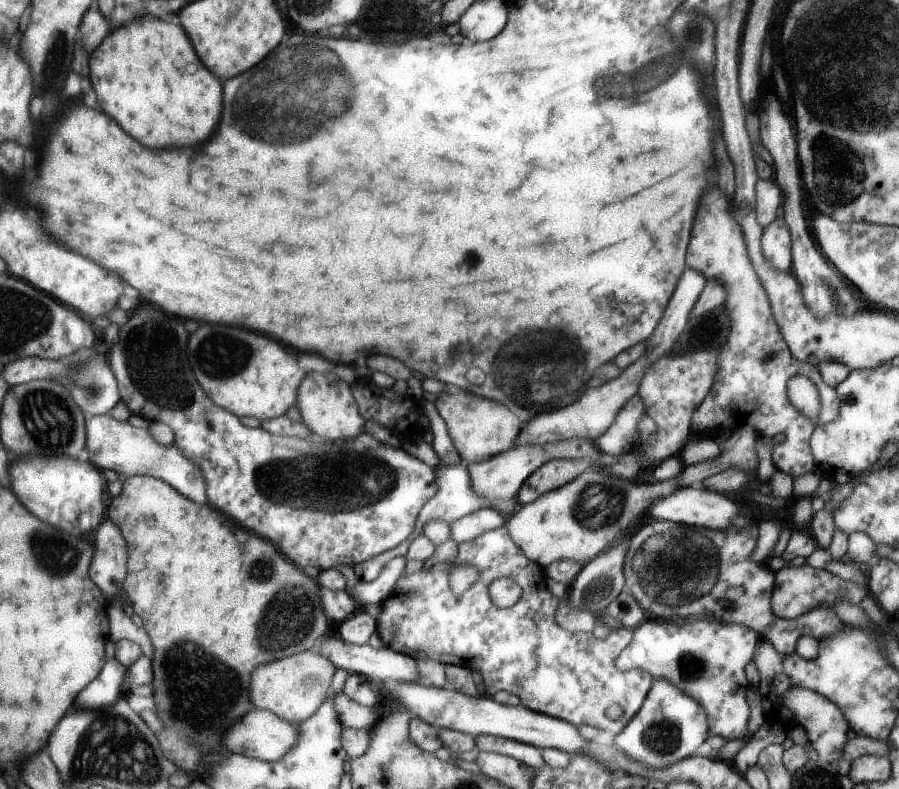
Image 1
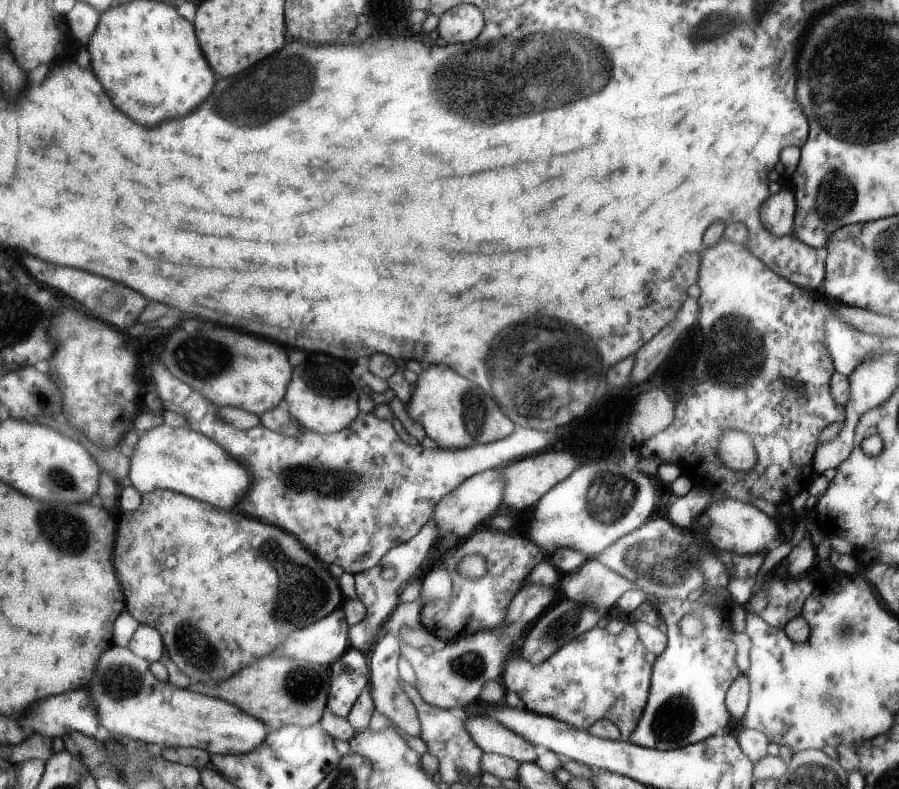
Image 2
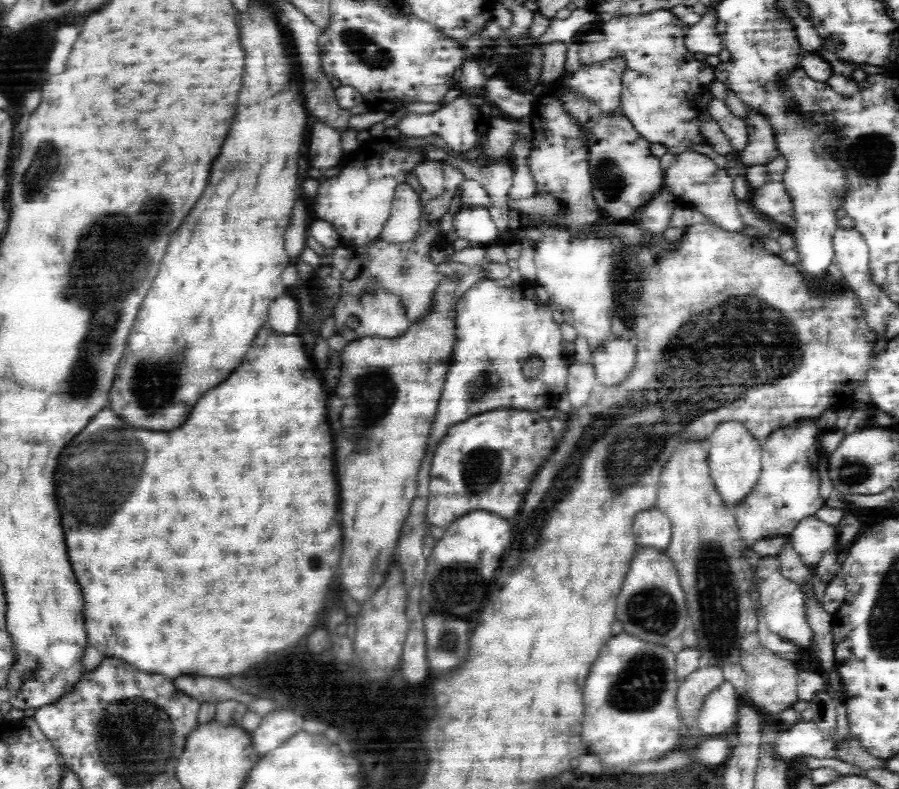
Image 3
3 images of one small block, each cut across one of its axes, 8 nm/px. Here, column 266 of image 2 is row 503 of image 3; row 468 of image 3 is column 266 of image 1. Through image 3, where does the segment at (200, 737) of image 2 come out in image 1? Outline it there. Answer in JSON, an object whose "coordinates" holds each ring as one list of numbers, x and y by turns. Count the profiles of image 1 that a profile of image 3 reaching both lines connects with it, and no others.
{"coordinates":[[254,708,254,710,247,711,231,728,227,728,223,738,225,738,223,742,225,742,226,749,231,753,275,762,294,746,298,739,298,729,296,725,283,720,282,717,275,716,275,713,267,709]]}

